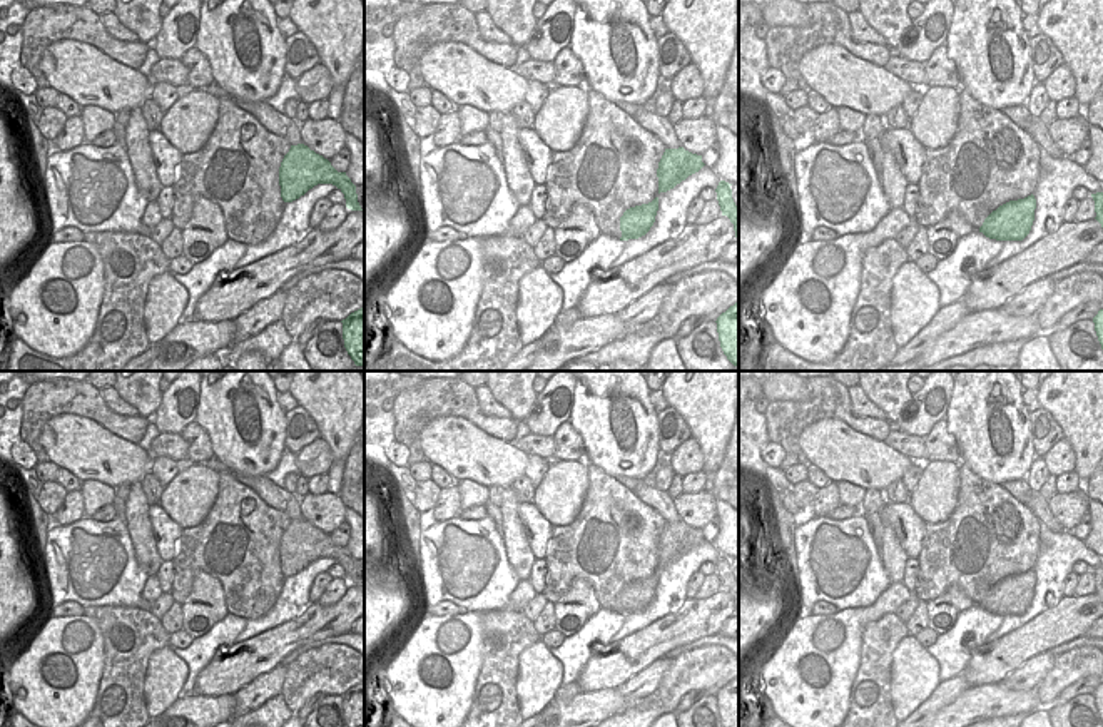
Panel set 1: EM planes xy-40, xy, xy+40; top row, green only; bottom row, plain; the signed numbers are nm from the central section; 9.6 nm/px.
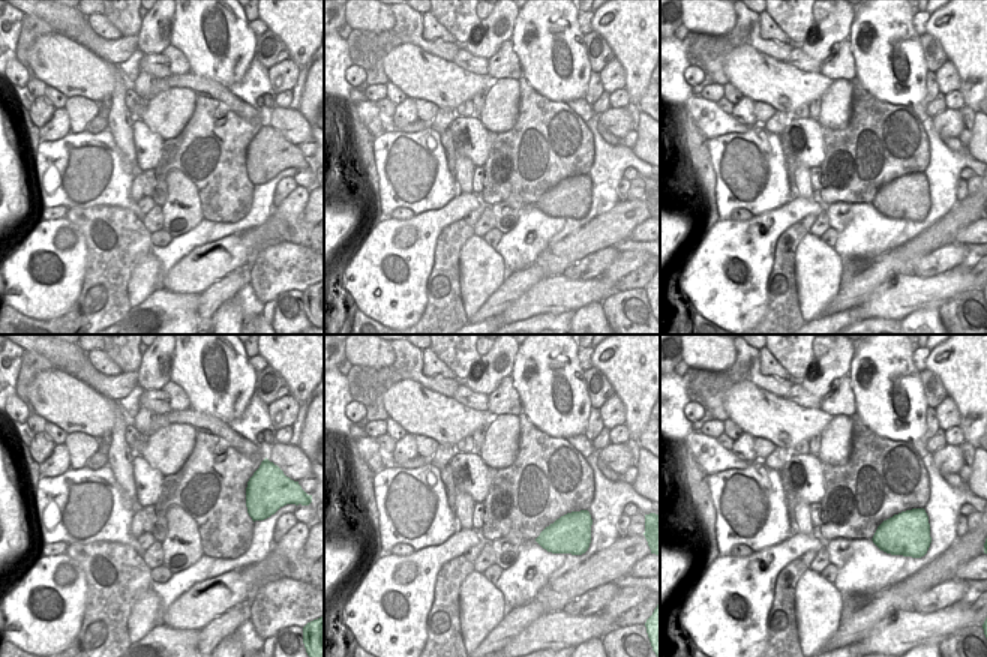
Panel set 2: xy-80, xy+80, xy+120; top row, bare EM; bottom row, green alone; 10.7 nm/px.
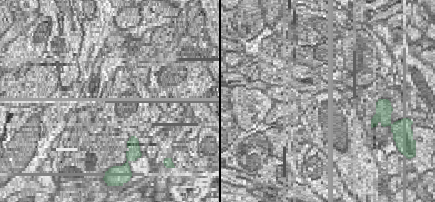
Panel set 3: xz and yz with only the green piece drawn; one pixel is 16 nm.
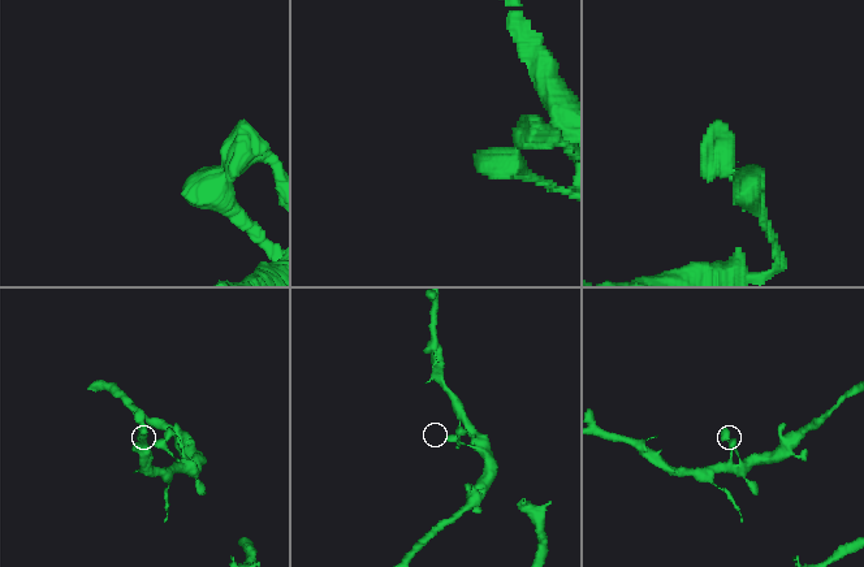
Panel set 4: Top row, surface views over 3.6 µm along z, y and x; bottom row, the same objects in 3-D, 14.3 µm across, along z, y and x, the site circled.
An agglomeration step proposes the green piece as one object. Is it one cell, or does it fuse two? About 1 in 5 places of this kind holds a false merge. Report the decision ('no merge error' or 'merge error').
no merge error

